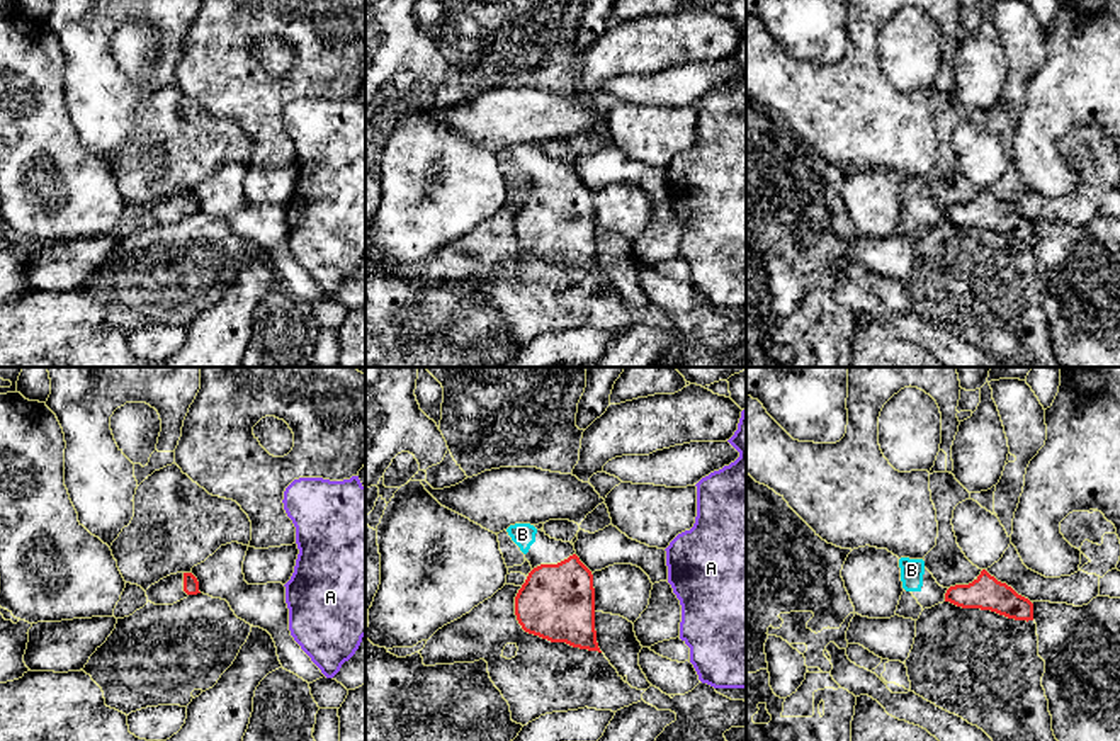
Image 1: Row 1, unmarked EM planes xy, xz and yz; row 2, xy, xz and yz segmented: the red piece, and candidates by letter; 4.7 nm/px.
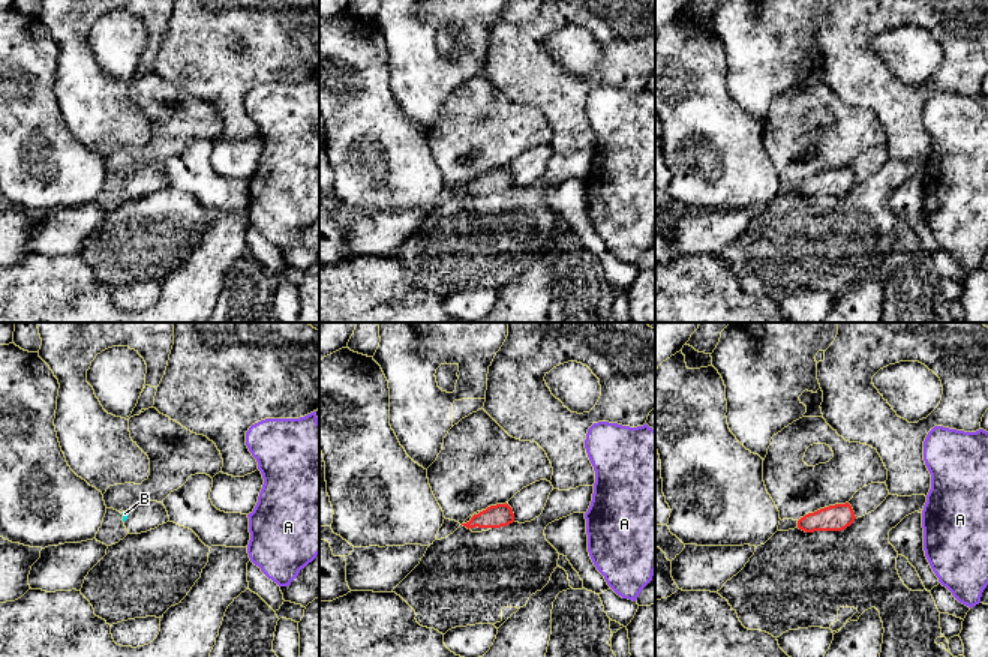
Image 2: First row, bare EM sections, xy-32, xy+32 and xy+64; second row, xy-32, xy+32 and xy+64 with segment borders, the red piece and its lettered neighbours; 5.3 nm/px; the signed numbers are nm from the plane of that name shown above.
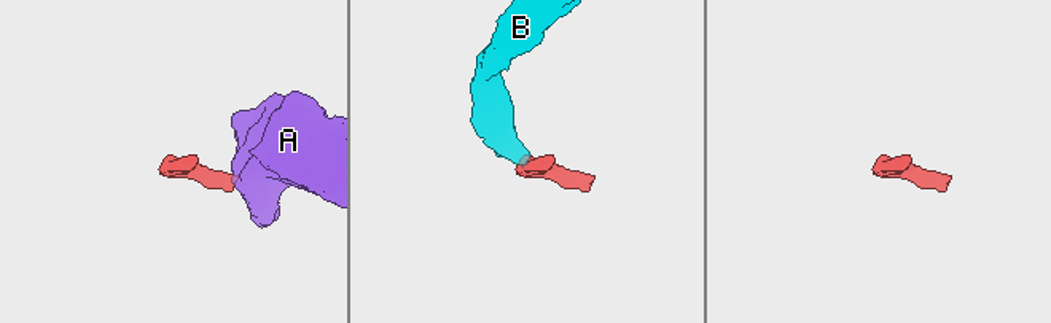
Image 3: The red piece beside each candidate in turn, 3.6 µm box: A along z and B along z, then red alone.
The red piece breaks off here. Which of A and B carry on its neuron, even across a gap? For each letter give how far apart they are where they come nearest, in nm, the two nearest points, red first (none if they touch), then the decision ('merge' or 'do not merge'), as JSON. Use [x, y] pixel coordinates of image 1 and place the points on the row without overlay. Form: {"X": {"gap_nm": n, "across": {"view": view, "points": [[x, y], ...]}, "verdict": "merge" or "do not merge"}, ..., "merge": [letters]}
{"A": {"gap_nm": 360, "across": {"view": "xz", "points": [[593, 208], [668, 201]]}, "verdict": "do not merge"}, "B": {"gap_nm": 80, "across": {"view": "xz", "points": [[534, 187], [526, 172]]}, "verdict": "merge"}, "merge": ["B"]}

